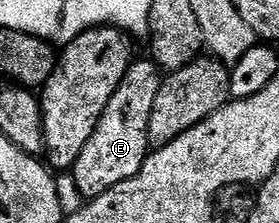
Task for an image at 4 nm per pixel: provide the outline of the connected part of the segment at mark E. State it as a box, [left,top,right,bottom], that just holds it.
[72,58,164,200]

